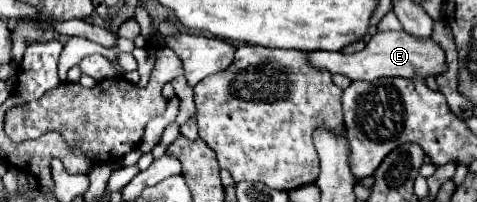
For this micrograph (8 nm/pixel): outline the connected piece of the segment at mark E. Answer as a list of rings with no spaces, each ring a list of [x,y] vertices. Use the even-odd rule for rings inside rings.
[[[404,31],[376,33],[360,53],[346,55],[342,51],[316,51],[316,53],[308,53],[308,59],[316,69],[328,69],[330,73],[340,73],[350,79],[364,79],[364,81],[374,81],[380,77],[426,79],[430,75],[434,75],[434,77],[442,75],[448,69],[446,53],[436,41],[432,41],[430,37],[428,39],[412,37],[410,33],[404,33]]]

